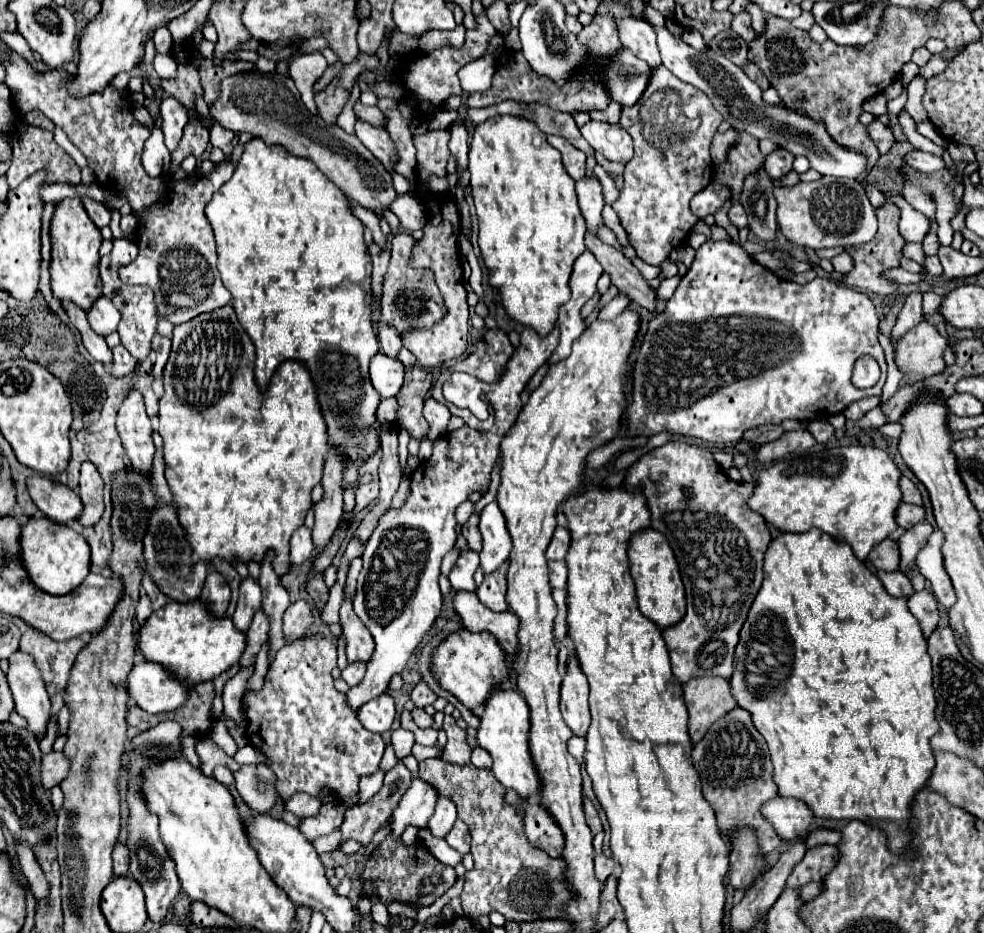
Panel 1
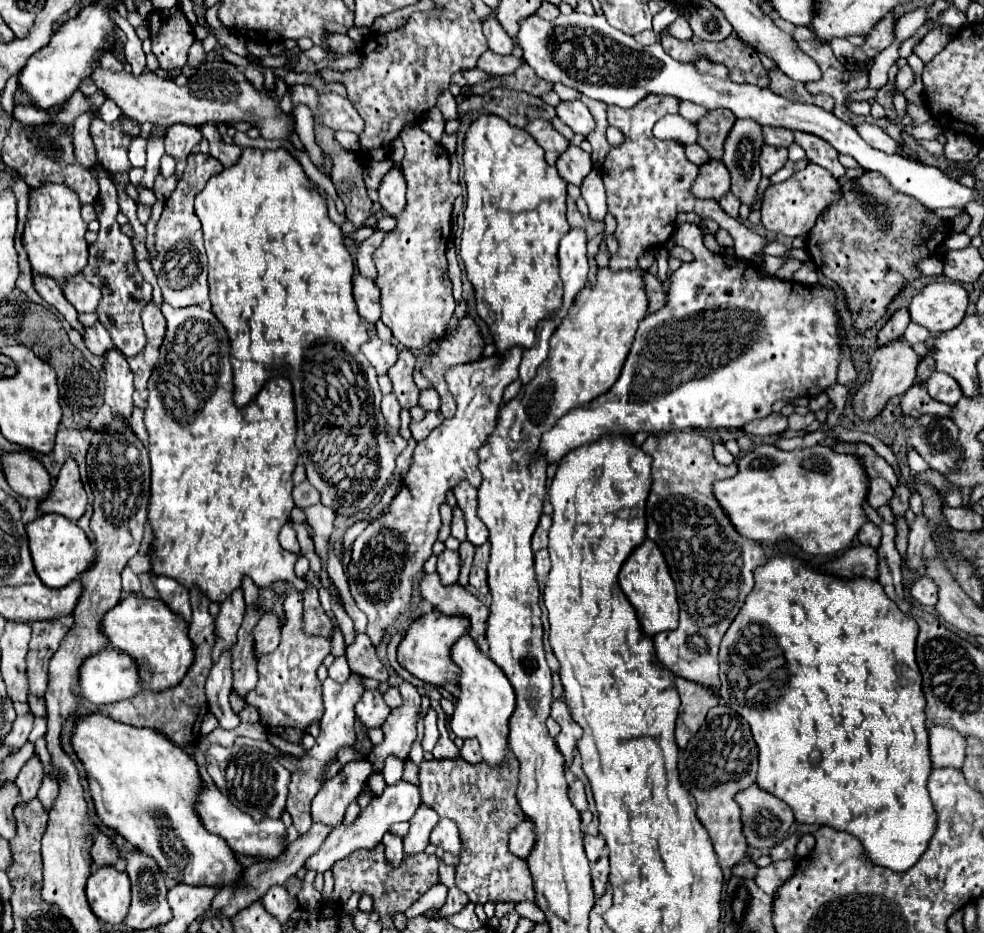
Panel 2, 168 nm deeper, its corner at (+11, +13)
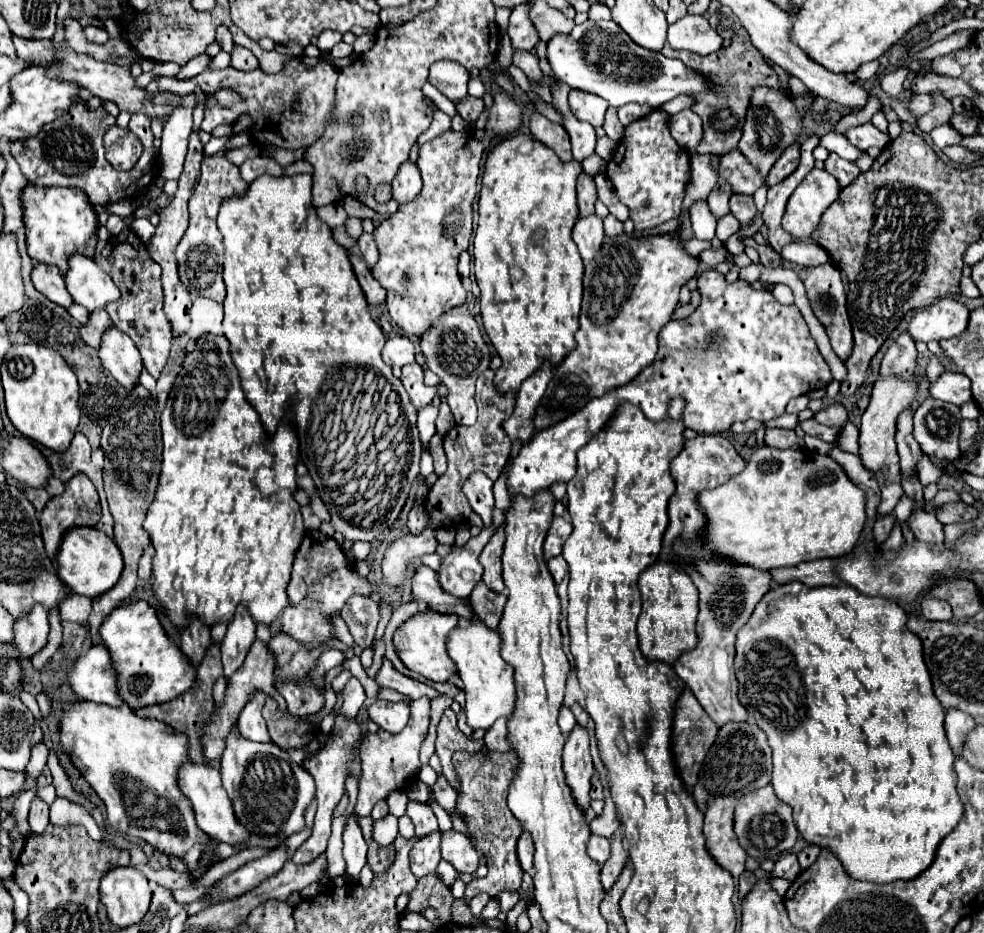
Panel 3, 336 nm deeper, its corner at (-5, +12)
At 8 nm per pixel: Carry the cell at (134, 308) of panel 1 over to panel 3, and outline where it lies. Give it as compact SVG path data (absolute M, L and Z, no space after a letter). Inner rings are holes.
M122 231L108 239L104 251L94 255L94 261L104 269L116 287L120 289L120 299L106 305L106 311L116 329L126 333L136 347L140 349L144 367L148 373L158 379L160 371L166 365L168 351L172 345L172 329L168 319L162 313L162 285L160 285L160 265L148 257L146 245L134 231Z

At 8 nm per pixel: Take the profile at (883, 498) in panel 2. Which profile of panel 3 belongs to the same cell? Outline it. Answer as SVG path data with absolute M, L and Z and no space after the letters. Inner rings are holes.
M890 375L890 377L878 377L878 381L874 383L872 389L872 397L870 397L870 405L866 409L866 413L862 415L862 427L860 427L860 459L864 463L864 467L868 467L870 471L874 471L878 483L880 483L880 491L882 491L882 501L878 505L882 515L888 515L894 511L896 503L902 497L902 475L900 475L900 465L898 465L898 453L896 453L896 421L898 415L908 409L918 395L918 381L916 377L906 379L900 375Z

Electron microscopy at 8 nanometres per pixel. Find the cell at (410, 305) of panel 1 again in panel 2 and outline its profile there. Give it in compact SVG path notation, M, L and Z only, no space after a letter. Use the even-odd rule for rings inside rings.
M374 232L370 238L366 238L360 246L358 246L358 250L356 250L356 268L358 268L358 272L362 274L362 276L366 276L366 278L376 278L376 268L374 268L374 262L372 262L372 254L374 254L374 250L380 246L380 240L386 236L386 232Z

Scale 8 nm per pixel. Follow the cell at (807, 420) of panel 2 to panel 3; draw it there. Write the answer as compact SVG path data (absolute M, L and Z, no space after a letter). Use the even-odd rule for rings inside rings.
M830 405L818 411L814 419L826 427L842 427L846 423L846 409L842 405Z

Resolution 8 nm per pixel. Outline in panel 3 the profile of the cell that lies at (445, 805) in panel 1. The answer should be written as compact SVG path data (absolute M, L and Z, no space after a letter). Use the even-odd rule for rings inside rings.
M434 831L426 837L420 837L410 851L410 869L416 877L434 873L440 863L440 837L442 831Z

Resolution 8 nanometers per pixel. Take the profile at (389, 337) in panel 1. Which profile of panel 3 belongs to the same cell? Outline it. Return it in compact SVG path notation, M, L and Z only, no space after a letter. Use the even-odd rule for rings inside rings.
M350 253L350 261L352 261L352 267L356 271L356 277L358 277L360 285L362 285L362 291L364 291L364 295L368 299L368 305L370 307L382 307L384 301L386 301L384 287L374 279L370 267L364 265L364 259L362 257Z

